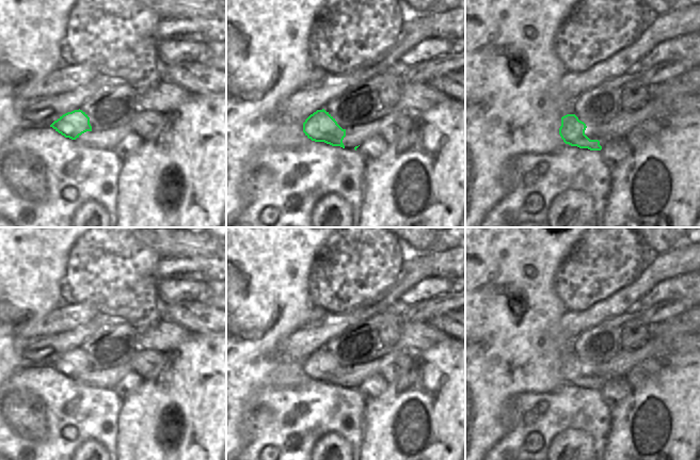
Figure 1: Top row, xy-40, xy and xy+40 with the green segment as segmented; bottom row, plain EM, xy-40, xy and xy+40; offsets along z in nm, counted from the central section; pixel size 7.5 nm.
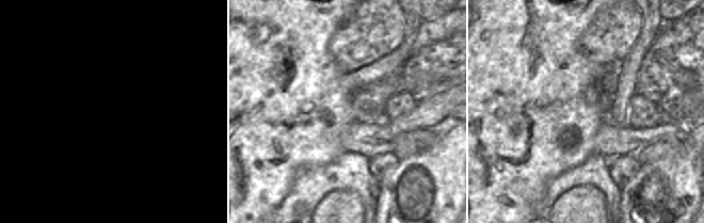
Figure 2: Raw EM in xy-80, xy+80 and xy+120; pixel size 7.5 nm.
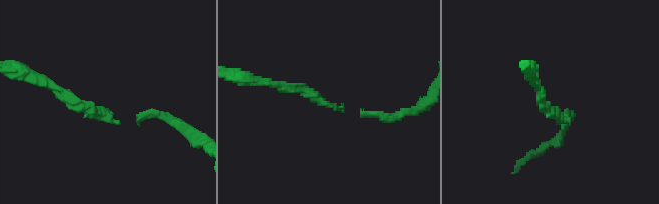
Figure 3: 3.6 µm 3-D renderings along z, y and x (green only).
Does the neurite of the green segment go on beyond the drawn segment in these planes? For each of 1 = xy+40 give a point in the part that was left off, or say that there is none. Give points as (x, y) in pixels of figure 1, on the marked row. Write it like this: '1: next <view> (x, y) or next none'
1: next none

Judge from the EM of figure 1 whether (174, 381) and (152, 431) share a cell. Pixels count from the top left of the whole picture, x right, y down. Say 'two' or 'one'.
one

